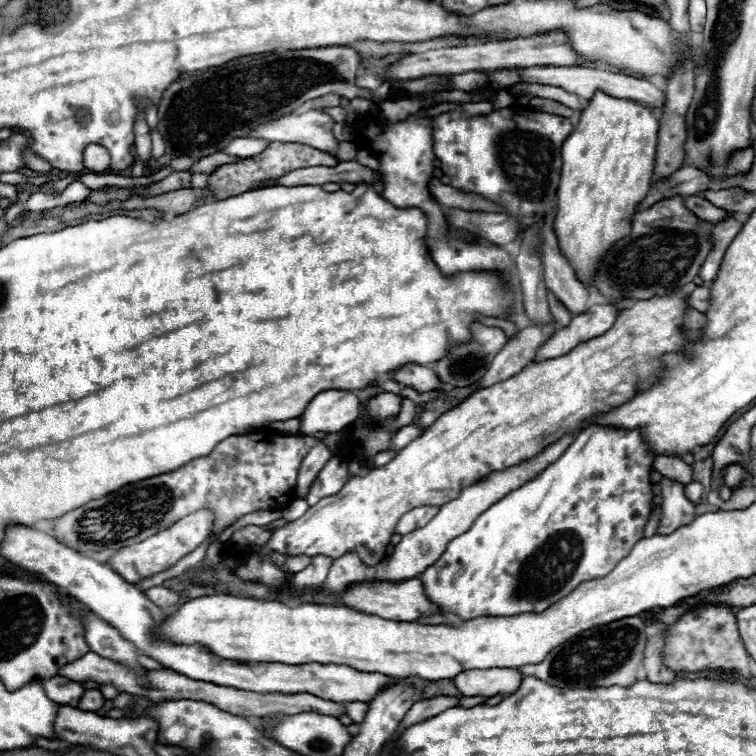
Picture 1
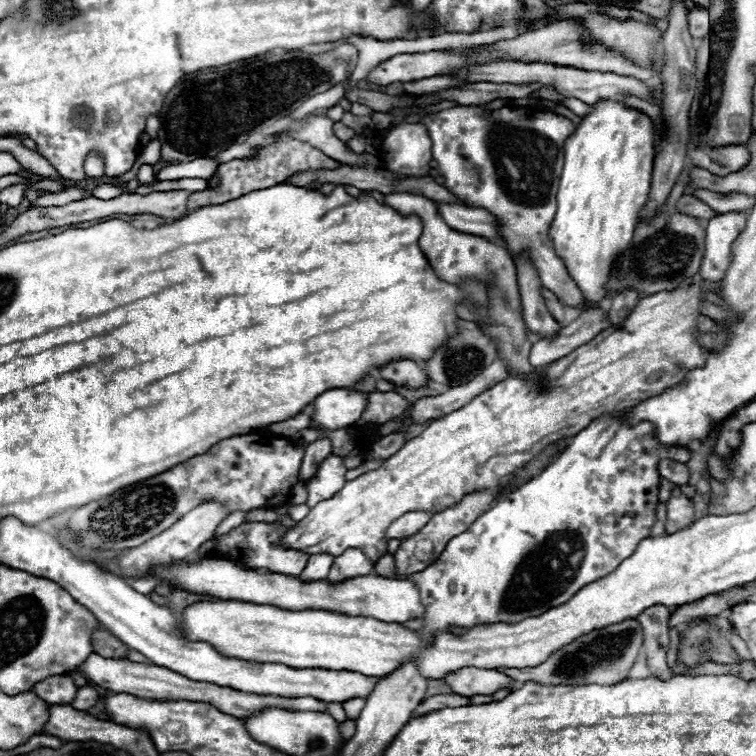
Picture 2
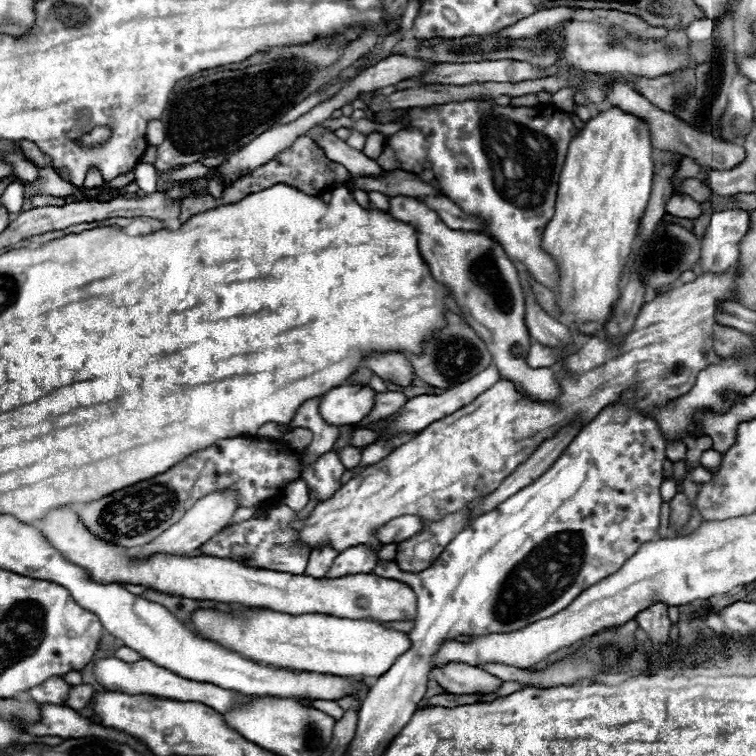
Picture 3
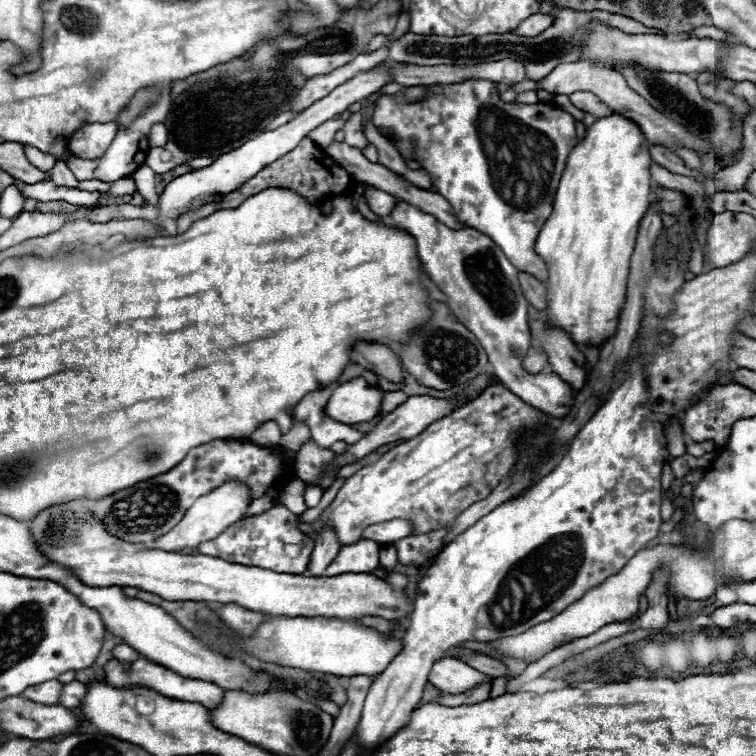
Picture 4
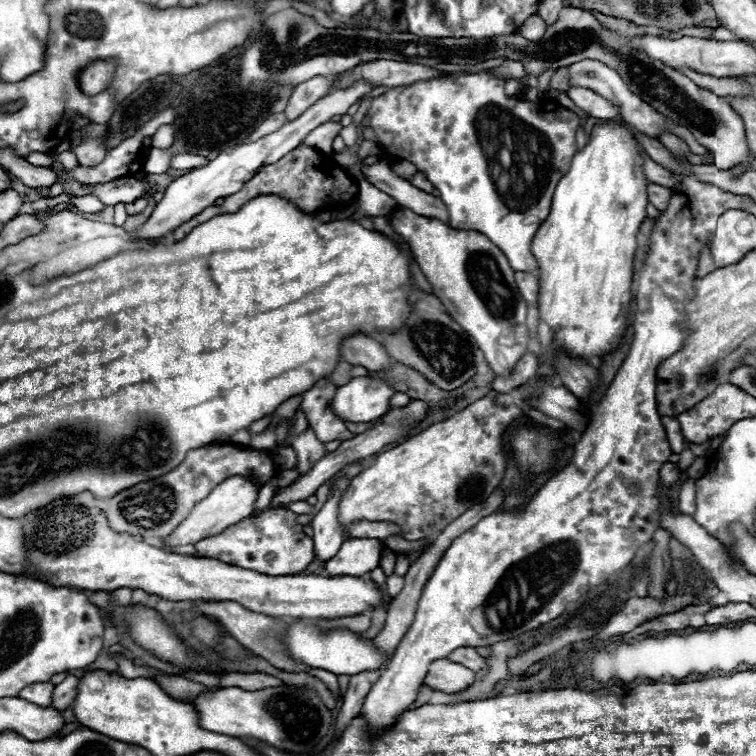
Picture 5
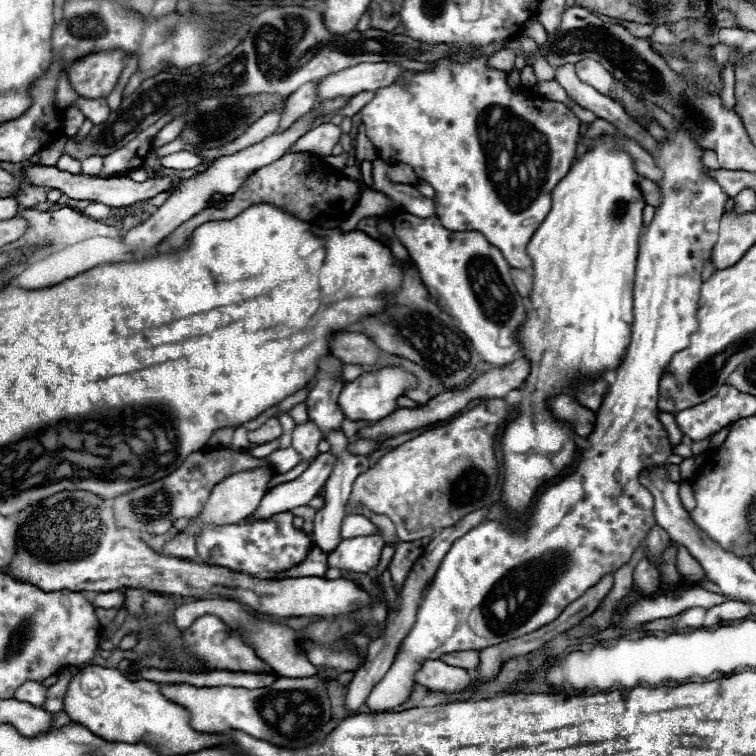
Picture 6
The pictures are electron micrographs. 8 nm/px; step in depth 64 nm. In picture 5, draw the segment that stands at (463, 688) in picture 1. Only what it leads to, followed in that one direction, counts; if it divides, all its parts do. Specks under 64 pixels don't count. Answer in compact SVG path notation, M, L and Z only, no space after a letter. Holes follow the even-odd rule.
M448 658L434 660L424 676L424 684L432 690L440 690L444 694L462 692L462 688L474 682L474 672L462 664L454 664Z

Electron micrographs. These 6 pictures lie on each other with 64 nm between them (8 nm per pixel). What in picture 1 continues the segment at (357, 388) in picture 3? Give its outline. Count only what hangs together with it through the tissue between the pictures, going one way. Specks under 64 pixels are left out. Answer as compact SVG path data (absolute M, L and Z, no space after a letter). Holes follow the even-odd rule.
M324 390L316 394L304 414L300 434L340 432L360 416L360 400L348 390Z

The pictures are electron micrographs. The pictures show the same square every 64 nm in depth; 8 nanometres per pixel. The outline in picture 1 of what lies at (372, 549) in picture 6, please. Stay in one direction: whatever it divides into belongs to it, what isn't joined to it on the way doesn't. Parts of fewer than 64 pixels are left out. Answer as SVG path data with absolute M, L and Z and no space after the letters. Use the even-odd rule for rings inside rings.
M346 552L332 562L328 578L324 582L324 590L332 592L332 594L338 594L346 586L350 586L354 582L360 582L360 580L366 580L368 570L370 570L370 566L366 566L356 552Z

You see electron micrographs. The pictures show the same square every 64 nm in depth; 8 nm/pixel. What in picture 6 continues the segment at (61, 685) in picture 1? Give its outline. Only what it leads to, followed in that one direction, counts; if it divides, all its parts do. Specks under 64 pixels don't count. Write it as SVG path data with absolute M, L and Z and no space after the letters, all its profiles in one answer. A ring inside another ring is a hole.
M24 682L16 692L14 692L14 698L20 700L20 702L28 702L28 704L34 704L34 706L42 706L44 700L46 700L46 686L42 686L40 682Z

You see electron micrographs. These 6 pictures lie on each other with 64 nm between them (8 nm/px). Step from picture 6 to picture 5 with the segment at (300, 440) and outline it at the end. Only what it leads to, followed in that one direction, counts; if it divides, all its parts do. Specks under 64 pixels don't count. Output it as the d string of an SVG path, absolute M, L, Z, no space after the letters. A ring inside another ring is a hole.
M310 426L306 428L306 432L302 432L294 438L294 450L298 454L298 464L296 466L304 468L304 470L300 470L302 474L306 474L314 466L314 462L320 460L326 454L324 444L314 436L314 430Z

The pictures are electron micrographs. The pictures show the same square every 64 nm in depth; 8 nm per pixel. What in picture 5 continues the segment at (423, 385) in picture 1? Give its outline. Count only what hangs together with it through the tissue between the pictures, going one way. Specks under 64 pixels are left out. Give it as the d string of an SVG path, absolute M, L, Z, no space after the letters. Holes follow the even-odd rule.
M354 334L350 338L344 338L340 344L340 356L344 362L364 366L372 372L382 370L390 364L390 358L384 352L384 348L374 338L364 334Z

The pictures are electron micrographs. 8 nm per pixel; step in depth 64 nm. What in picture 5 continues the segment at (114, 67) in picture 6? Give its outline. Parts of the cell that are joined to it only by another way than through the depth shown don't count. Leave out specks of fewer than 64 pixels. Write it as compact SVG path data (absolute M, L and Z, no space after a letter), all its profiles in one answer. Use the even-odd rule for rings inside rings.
M96 60L78 72L78 84L88 96L96 96L110 86L114 78L114 60Z

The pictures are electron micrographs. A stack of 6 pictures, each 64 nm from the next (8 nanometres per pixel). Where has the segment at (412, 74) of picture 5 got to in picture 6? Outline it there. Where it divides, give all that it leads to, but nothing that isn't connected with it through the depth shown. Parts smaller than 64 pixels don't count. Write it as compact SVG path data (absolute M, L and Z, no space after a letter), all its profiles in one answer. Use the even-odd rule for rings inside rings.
M362 62L342 72L334 72L322 78L316 86L316 102L332 100L334 96L354 96L358 92L372 92L392 84L402 68L386 62Z

